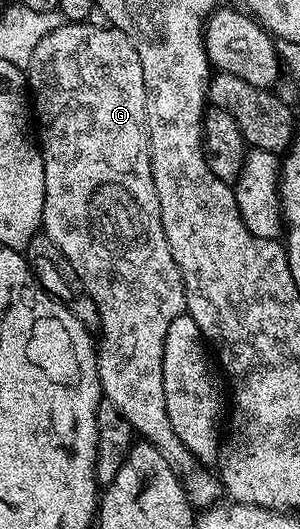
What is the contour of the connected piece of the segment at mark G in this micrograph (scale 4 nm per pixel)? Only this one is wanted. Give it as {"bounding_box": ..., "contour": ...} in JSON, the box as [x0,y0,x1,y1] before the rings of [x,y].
{"bounding_box":[26,21,222,509],"contour":[[[65,21],[58,29],[54,29],[42,41],[38,41],[38,49],[34,49],[34,57],[30,57],[30,65],[26,69],[26,87],[30,92],[31,102],[34,104],[34,119],[40,122],[40,139],[38,146],[40,156],[44,162],[44,172],[46,173],[46,197],[44,198],[44,221],[42,224],[43,234],[47,235],[58,249],[72,263],[74,273],[82,281],[84,290],[98,307],[100,314],[100,330],[98,332],[98,346],[96,349],[96,368],[100,378],[100,390],[103,398],[118,409],[118,413],[129,425],[133,432],[143,442],[152,443],[166,457],[166,461],[182,477],[184,491],[188,494],[188,499],[192,502],[193,508],[203,509],[213,506],[222,499],[222,484],[211,470],[201,469],[197,460],[178,441],[174,433],[174,425],[170,425],[170,417],[166,413],[166,389],[162,385],[162,353],[164,352],[164,342],[166,341],[166,329],[170,329],[170,321],[174,317],[185,314],[186,293],[184,292],[184,282],[182,273],[174,261],[174,253],[170,253],[170,245],[166,241],[166,233],[162,229],[162,213],[158,205],[158,193],[154,189],[154,173],[150,165],[150,149],[148,148],[148,114],[146,113],[146,85],[142,81],[142,61],[138,61],[138,53],[134,45],[122,32],[117,31],[111,25],[95,27],[92,21],[83,23],[70,23]]]}

